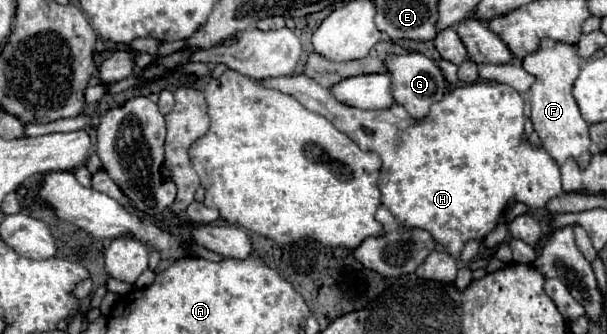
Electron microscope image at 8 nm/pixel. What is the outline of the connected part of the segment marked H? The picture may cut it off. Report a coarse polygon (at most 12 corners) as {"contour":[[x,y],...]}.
{"contour":[[307,75],[261,81],[381,161],[381,203],[459,259],[507,201],[563,195],[509,85],[413,121]]}

